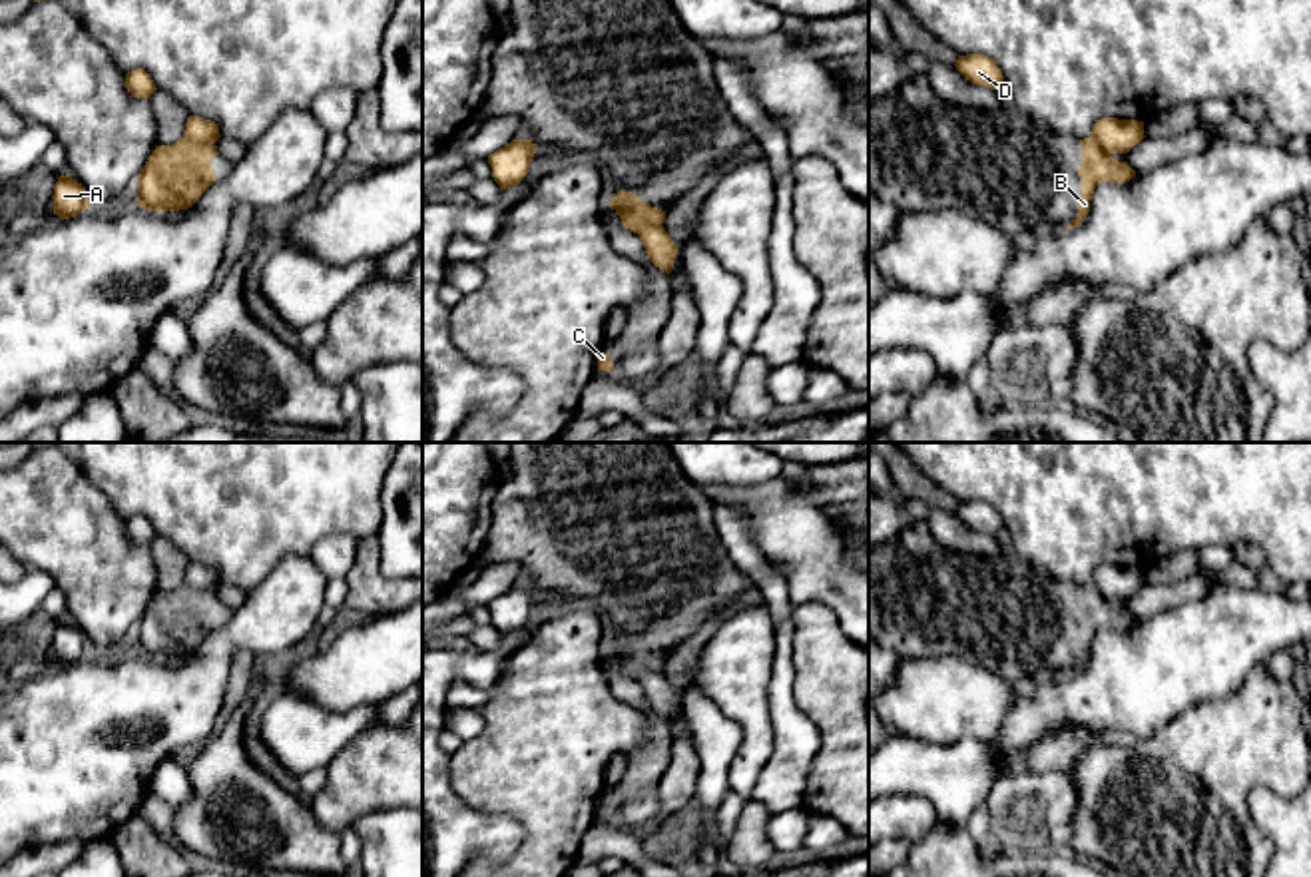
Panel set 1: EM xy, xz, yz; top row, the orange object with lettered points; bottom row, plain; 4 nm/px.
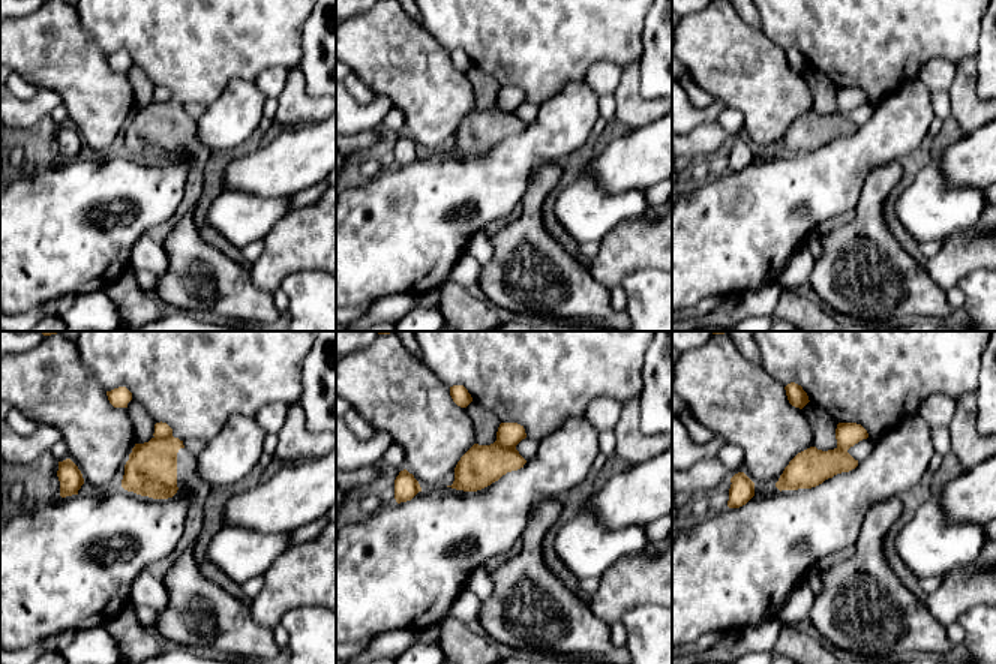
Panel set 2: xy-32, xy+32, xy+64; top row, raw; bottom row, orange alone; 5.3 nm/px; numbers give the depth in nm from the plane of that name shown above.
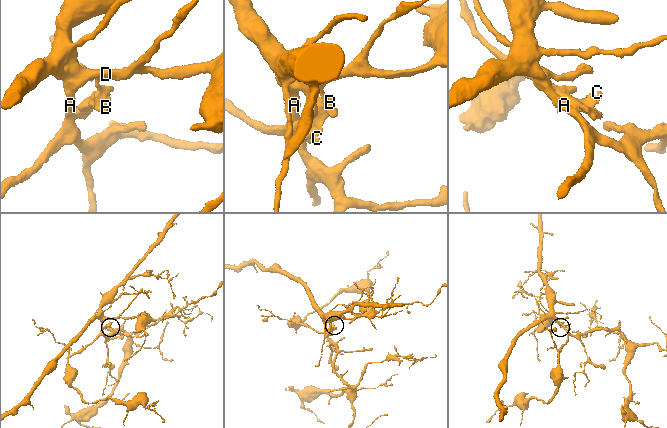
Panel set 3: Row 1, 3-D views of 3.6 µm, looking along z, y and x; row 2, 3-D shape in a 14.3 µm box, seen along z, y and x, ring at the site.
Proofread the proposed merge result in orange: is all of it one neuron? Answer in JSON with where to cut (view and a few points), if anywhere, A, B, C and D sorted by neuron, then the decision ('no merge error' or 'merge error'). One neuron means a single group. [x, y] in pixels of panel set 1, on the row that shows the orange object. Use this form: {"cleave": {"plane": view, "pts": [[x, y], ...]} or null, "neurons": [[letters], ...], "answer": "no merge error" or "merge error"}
{"cleave": {"plane": "xy", "pts": [[184, 136], [196, 142], [214, 142]]}, "neurons": [["A", "D"], ["B", "C"]], "answer": "merge error"}

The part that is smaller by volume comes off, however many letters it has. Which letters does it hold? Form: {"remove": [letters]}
{"remove": ["B", "C"]}

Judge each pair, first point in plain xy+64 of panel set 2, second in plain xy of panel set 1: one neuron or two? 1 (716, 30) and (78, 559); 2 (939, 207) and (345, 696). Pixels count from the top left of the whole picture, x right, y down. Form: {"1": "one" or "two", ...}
{"1": "one", "2": "two"}

